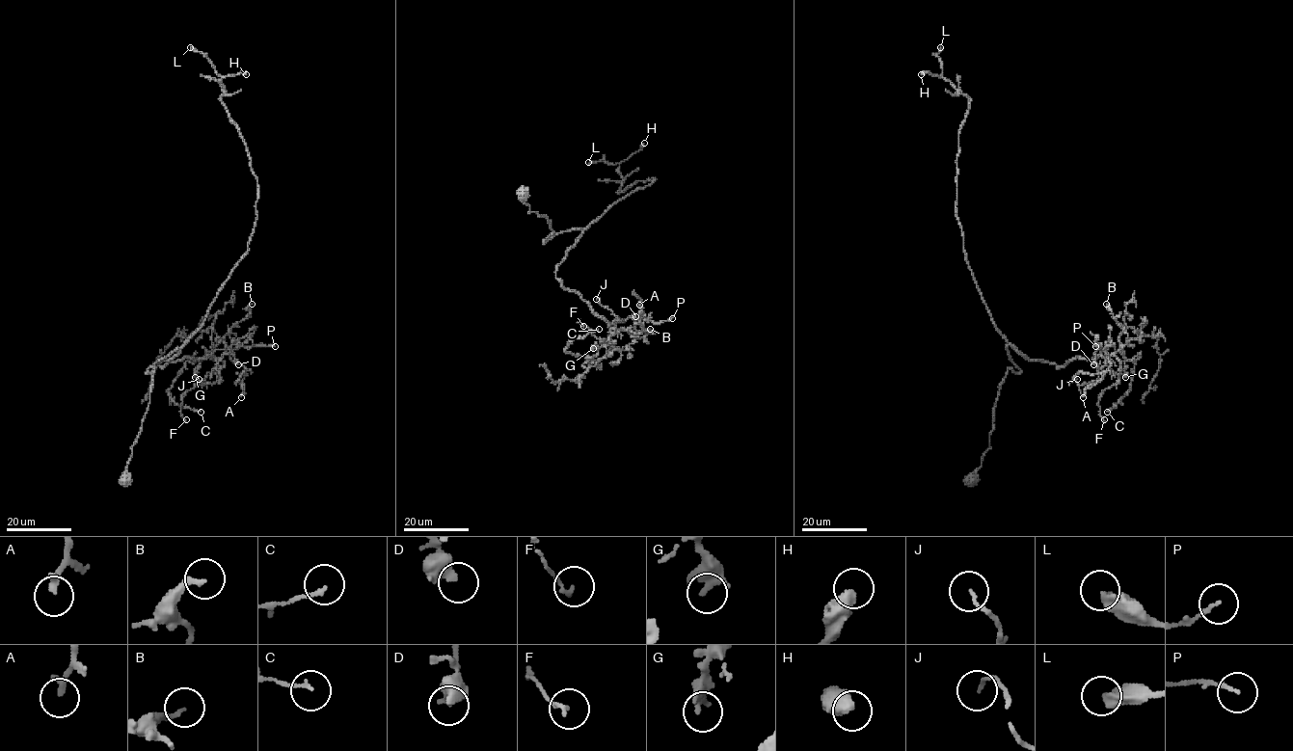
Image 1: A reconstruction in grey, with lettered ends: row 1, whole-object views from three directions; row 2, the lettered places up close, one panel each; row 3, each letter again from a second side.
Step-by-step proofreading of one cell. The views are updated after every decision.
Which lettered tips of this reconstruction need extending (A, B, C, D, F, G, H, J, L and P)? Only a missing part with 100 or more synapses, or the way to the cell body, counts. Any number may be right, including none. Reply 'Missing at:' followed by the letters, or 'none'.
Missing at: none

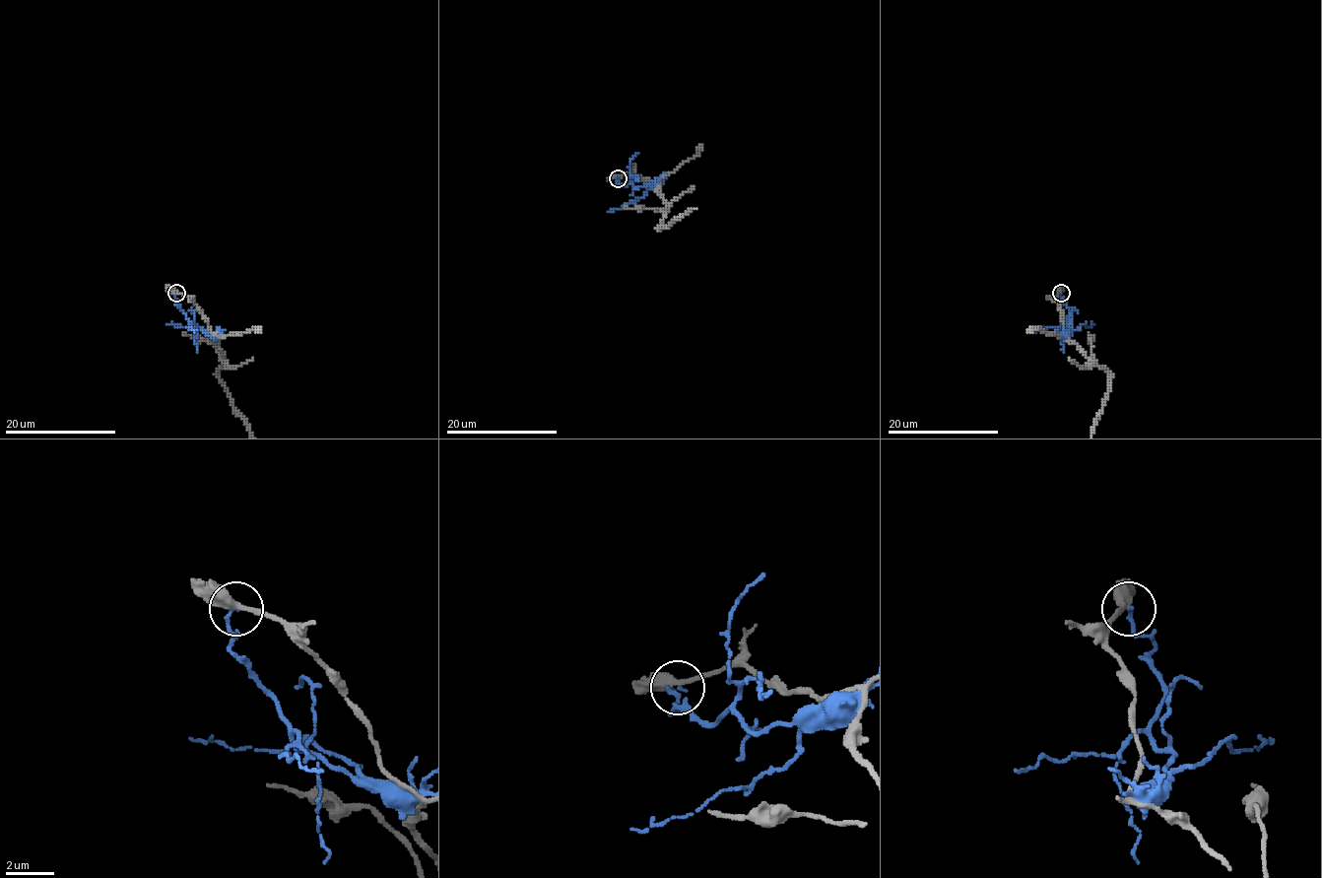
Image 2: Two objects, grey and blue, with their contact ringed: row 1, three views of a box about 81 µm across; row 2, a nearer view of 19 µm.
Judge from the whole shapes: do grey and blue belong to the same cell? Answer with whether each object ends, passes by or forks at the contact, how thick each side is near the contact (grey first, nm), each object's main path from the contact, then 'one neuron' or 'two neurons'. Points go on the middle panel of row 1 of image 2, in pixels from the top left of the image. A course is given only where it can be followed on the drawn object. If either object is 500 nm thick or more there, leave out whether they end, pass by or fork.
grey passes by; blue ends there; 340 nm thick on the grey side, 150 nm on the other; blue runs (618, 178), (615, 178), (617, 184), (644, 187), (646, 192), (623, 207), (607, 211); two neurons

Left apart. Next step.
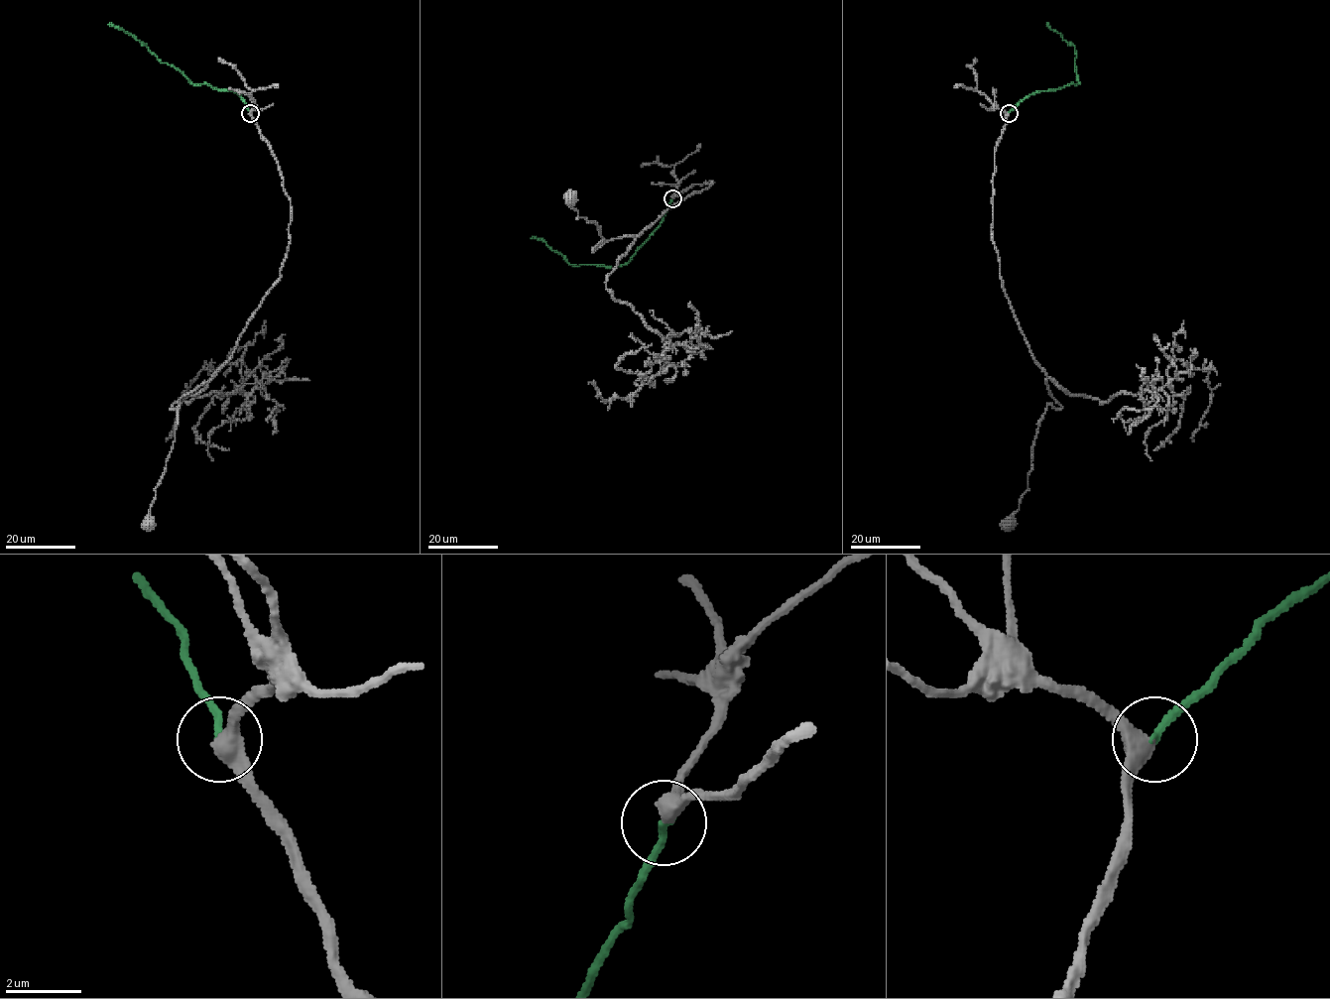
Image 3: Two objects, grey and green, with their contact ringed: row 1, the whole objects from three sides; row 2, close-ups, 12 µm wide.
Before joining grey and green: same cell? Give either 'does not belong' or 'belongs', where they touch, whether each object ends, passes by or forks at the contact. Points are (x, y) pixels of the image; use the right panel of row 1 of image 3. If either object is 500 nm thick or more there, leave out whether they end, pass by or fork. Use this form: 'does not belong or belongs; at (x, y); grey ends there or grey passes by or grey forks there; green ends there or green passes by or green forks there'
belongs; at (1009, 113); grey passes by; green ends there

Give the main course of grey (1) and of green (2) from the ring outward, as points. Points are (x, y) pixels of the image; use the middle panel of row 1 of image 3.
1: (671, 198), (714, 182), (634, 237), (606, 240), (594, 251), (602, 239), (597, 225), (578, 216), (570, 197)
2: (671, 198), (658, 228), (626, 263), (614, 269), (570, 265), (544, 241), (531, 239)

